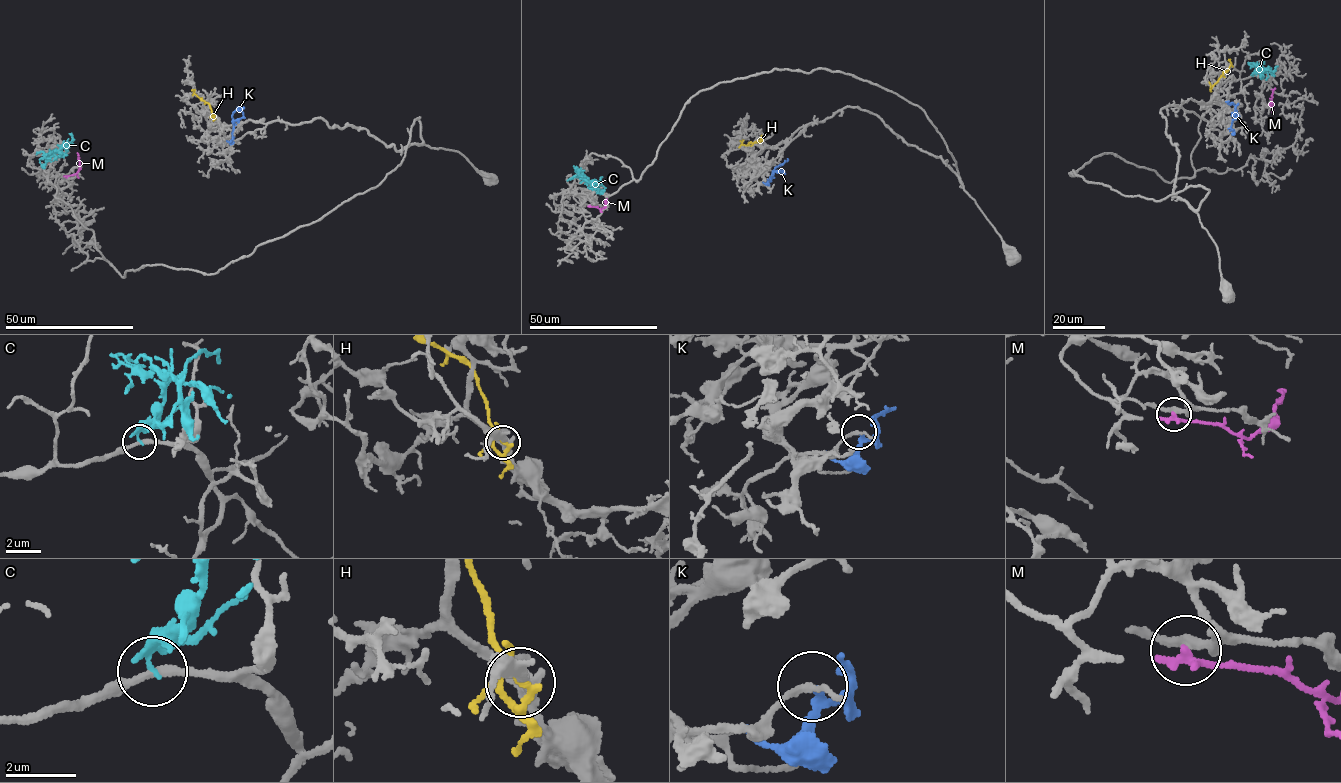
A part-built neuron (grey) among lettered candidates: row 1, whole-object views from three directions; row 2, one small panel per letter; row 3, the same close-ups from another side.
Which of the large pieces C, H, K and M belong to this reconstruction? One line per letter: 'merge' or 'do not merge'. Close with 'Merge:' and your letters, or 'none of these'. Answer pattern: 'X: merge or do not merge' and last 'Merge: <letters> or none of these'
C: do not merge
H: do not merge
K: merge
M: do not merge
Merge: K

